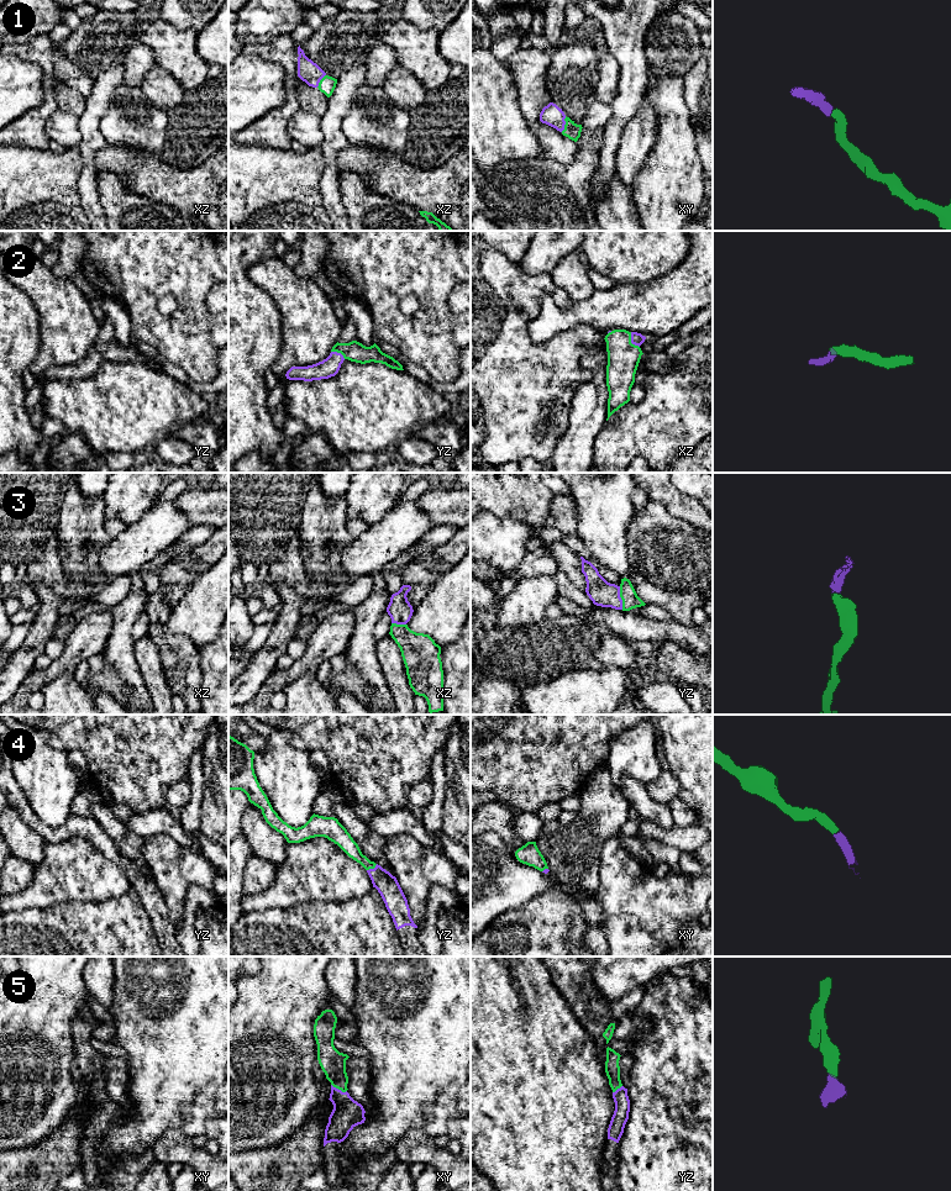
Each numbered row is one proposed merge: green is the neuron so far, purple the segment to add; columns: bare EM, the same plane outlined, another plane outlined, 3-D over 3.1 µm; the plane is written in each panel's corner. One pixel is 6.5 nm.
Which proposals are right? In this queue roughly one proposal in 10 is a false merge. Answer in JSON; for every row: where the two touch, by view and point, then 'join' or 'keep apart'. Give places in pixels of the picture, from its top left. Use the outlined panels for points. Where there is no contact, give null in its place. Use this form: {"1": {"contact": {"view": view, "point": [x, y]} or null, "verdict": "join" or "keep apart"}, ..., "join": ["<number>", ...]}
{"1": {"contact": {"view": "xy", "point": [566, 124]}, "verdict": "join"}, "2": {"contact": {"view": "xz", "point": [630, 341]}, "verdict": "join"}, "3": {"contact": {"view": "yz", "point": [620, 596]}, "verdict": "join"}, "4": {"contact": {"view": "yz", "point": [372, 868]}, "verdict": "join"}, "5": {"contact": {"view": "xy", "point": [339, 1089]}, "verdict": "join"}, "join": ["1", "2", "3", "4", "5"]}

